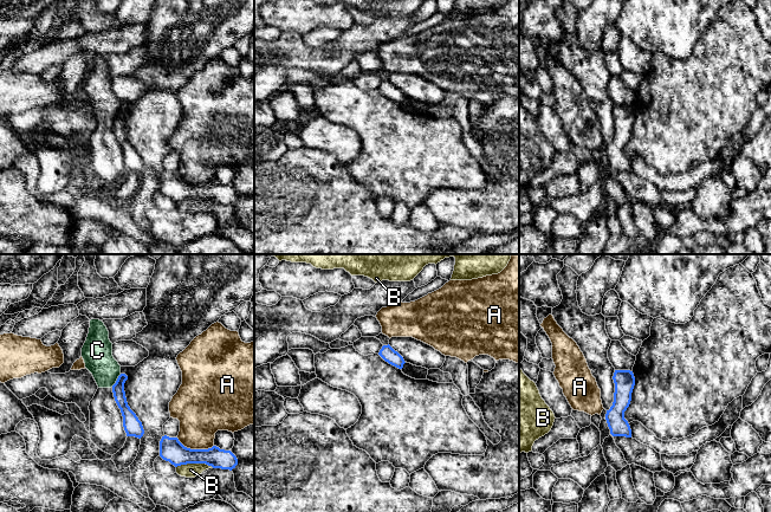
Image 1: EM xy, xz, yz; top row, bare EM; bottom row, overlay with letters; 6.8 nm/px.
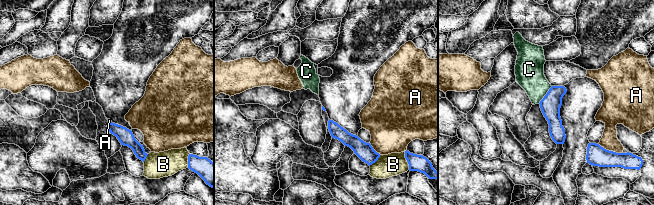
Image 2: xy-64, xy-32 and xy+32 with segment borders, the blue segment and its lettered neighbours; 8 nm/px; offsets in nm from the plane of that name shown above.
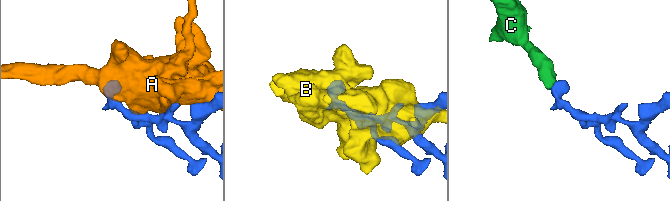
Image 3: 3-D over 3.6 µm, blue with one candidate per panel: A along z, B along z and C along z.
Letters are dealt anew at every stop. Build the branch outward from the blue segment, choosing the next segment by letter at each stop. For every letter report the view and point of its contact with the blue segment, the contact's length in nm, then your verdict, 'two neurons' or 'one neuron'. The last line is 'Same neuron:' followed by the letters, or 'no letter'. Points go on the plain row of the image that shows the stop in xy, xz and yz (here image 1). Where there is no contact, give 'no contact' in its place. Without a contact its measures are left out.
A: meets blue in xy at (195, 185); contact 260 nm long; two neurons
B: meets blue in xy at (195, 198); contact 260 nm long; two neurons
C: meets blue in xy at (117, 115); contact 110 nm long; two neurons
Same neuron: no letter

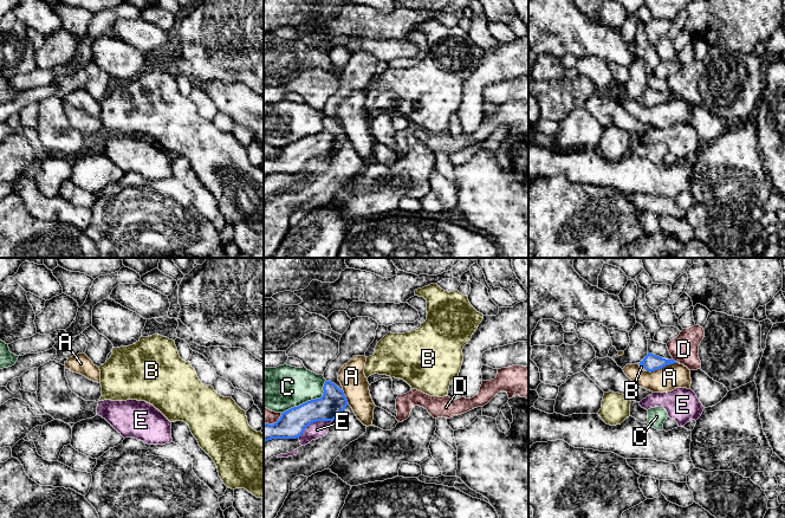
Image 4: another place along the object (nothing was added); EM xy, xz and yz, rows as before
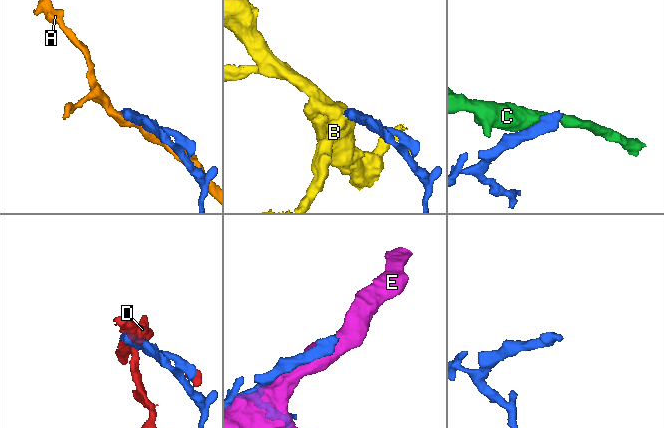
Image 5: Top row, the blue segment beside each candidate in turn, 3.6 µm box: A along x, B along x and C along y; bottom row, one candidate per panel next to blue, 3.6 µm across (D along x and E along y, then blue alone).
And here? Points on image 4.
A: meets blue in yz at (661, 103); contact 220 nm long; two neurons
B: meets blue in yz at (643, 102); contact 70 nm long; one neuron
C: meets blue in xz at (309, 136); contact 380 nm long; two neurons
D: meets blue in xz at (273, 159); contact 150 nm long; two neurons
E: meets blue in xz at (313, 156); contact 260 nm long; two neurons
Same neuron: B

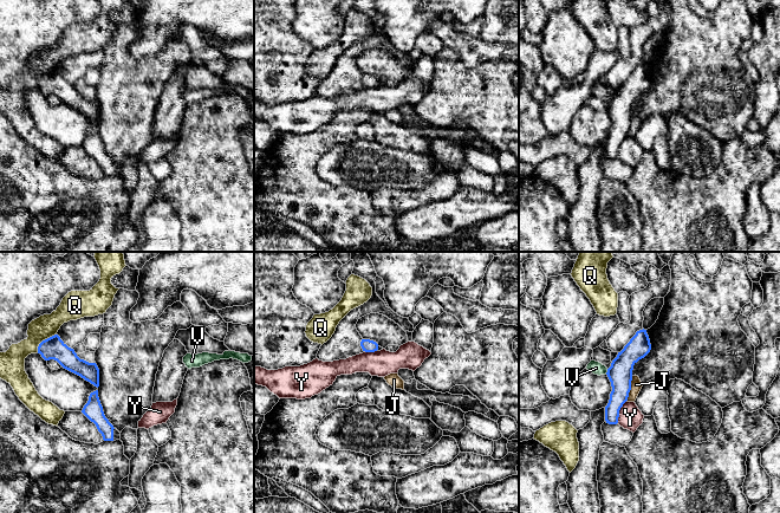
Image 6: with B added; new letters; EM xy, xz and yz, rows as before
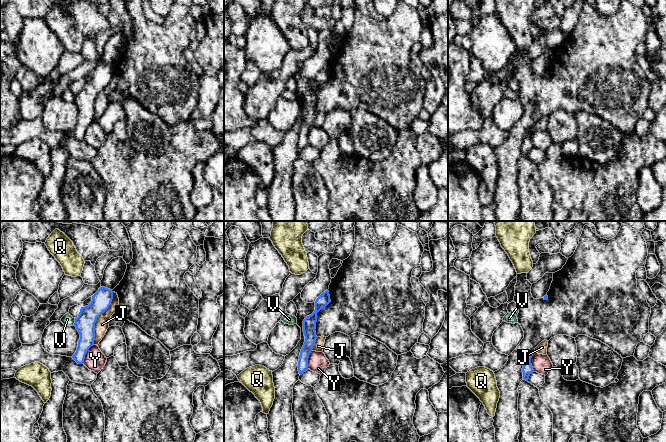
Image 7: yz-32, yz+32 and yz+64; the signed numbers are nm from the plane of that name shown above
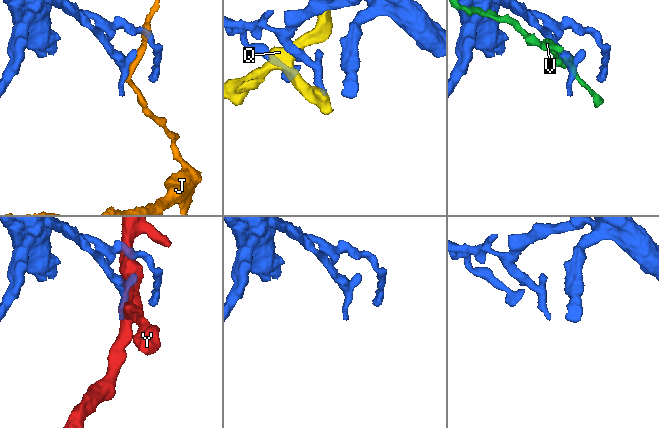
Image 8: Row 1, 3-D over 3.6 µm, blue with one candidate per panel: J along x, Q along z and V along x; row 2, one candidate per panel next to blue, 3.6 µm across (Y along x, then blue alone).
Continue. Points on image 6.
J: meets blue in yz at (630, 124); contact 180 nm long; two neurons
Q: meets blue in xy at (45, 75); contact 180 nm long; two neurons
V: meets blue in yz at (608, 106); contact 40 nm long; two neurons
Y: meets blue in yz at (618, 147); contact 160 nm long; two neurons
Same neuron: no letter

